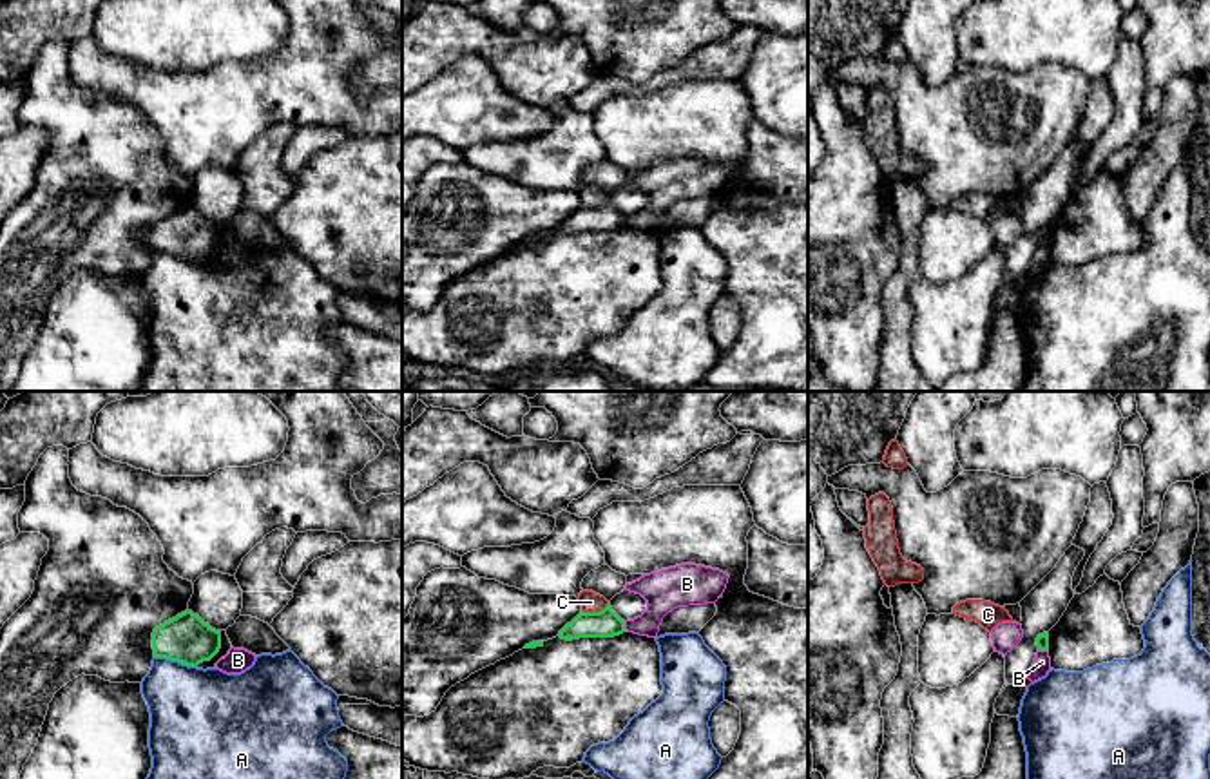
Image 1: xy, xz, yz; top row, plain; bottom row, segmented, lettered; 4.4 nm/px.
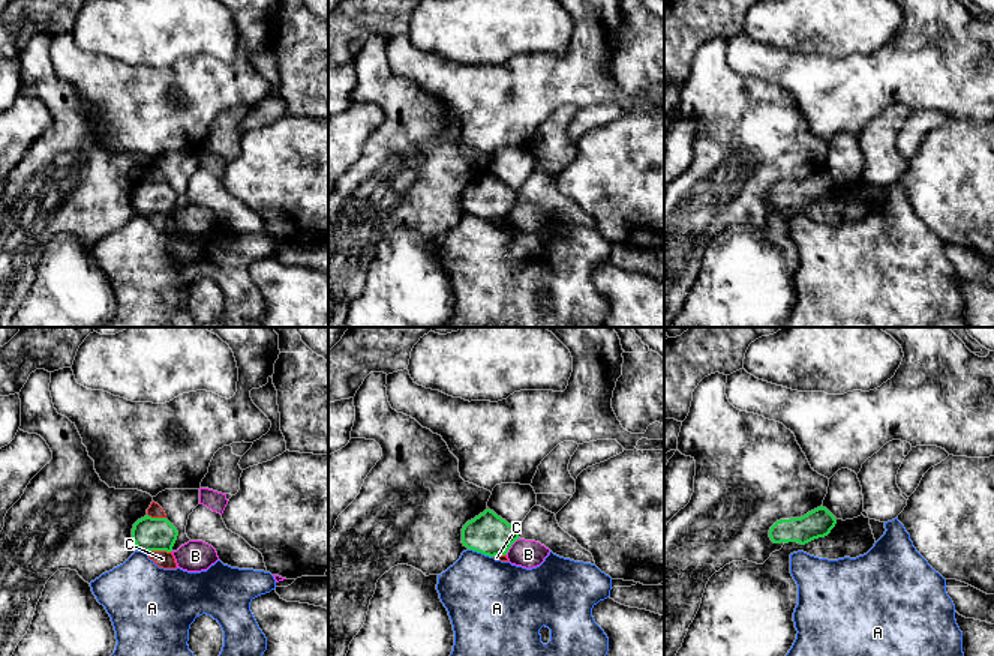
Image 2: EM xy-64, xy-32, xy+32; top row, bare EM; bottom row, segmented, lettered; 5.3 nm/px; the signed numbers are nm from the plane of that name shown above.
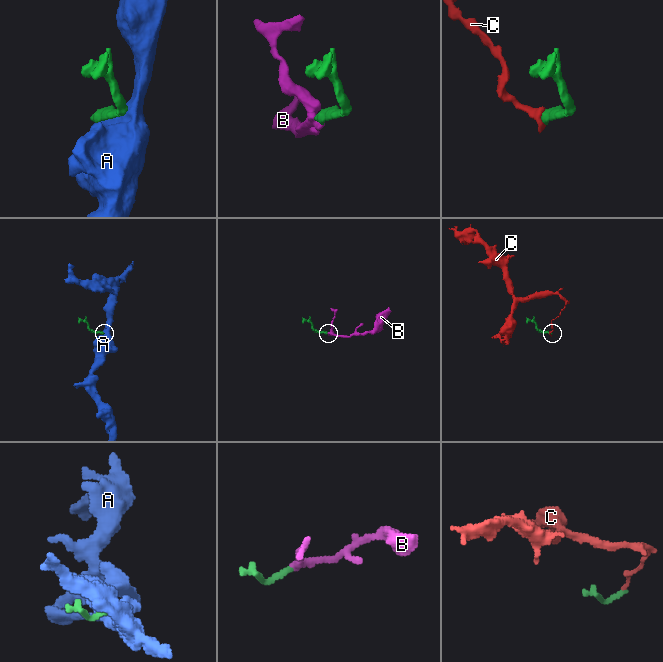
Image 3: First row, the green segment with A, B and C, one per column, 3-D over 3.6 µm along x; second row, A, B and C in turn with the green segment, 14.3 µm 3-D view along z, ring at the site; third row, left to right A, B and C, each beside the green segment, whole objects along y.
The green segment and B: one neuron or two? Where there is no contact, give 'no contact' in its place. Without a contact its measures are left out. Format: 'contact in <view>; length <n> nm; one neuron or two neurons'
contact in xz; length 50 nm; one neuron

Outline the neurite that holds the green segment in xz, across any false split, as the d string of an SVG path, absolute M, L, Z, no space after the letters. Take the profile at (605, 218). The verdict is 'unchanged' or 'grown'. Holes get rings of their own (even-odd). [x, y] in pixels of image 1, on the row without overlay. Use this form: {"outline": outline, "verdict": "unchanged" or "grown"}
{"outline": "M696 158L661 163L627 178L623 185L641 188L647 205L634 214L621 214L607 197L600 207L580 207L560 225L560 232L614 232L623 226L656 232L663 212L677 201L715 197L725 187L728 168Z", "verdict": "grown"}

